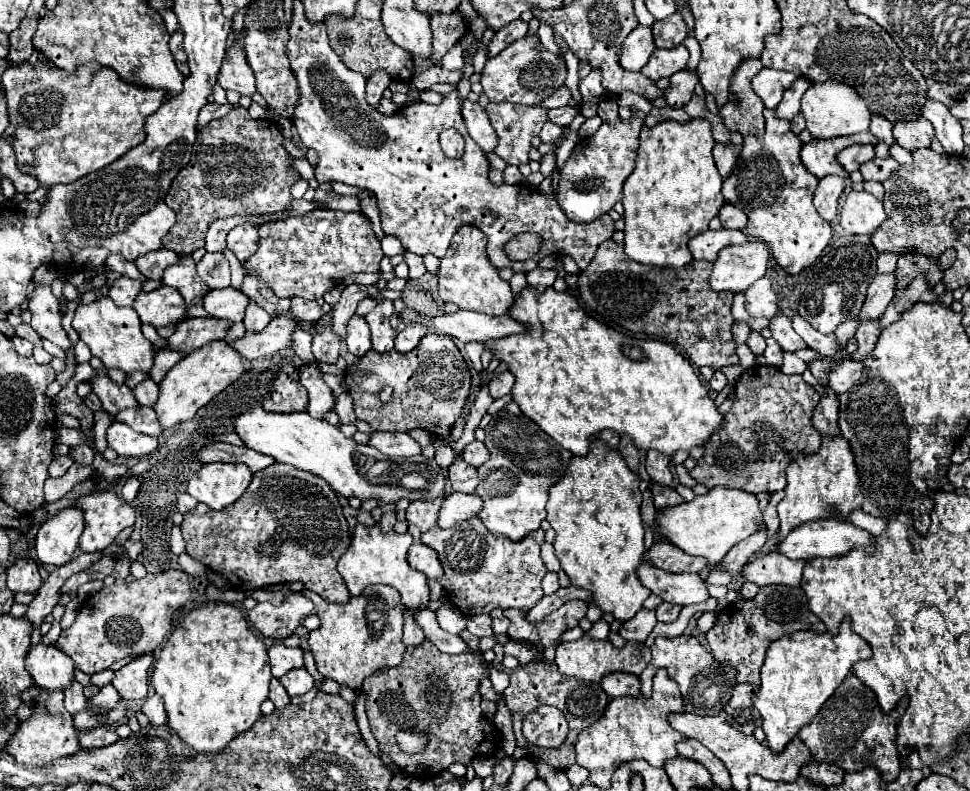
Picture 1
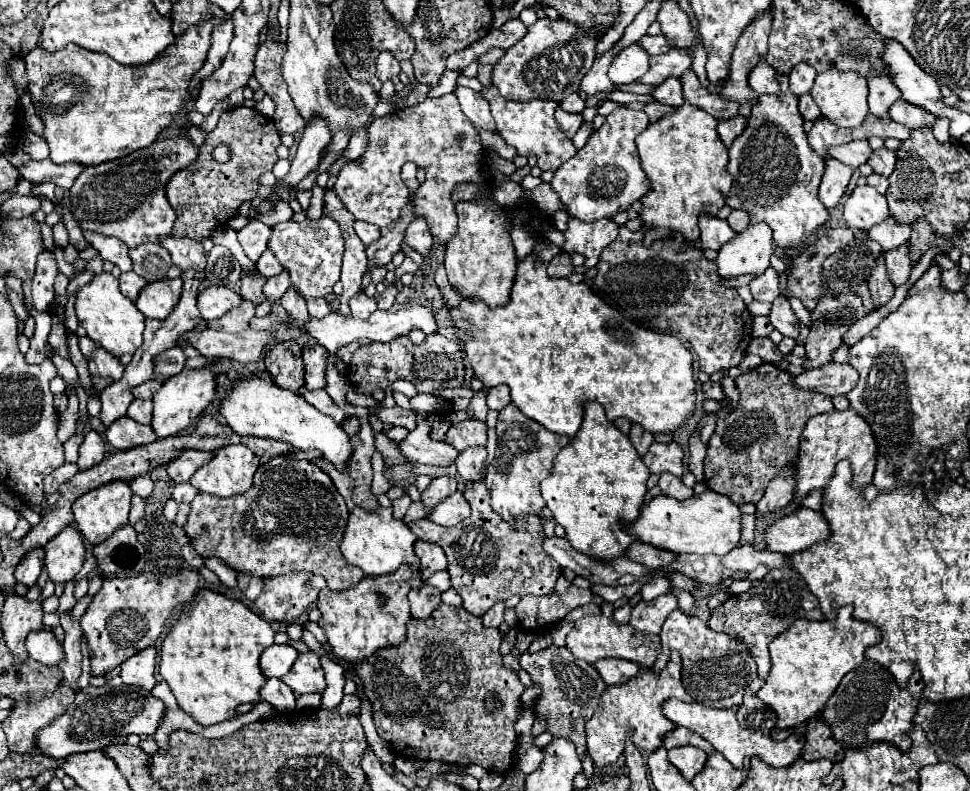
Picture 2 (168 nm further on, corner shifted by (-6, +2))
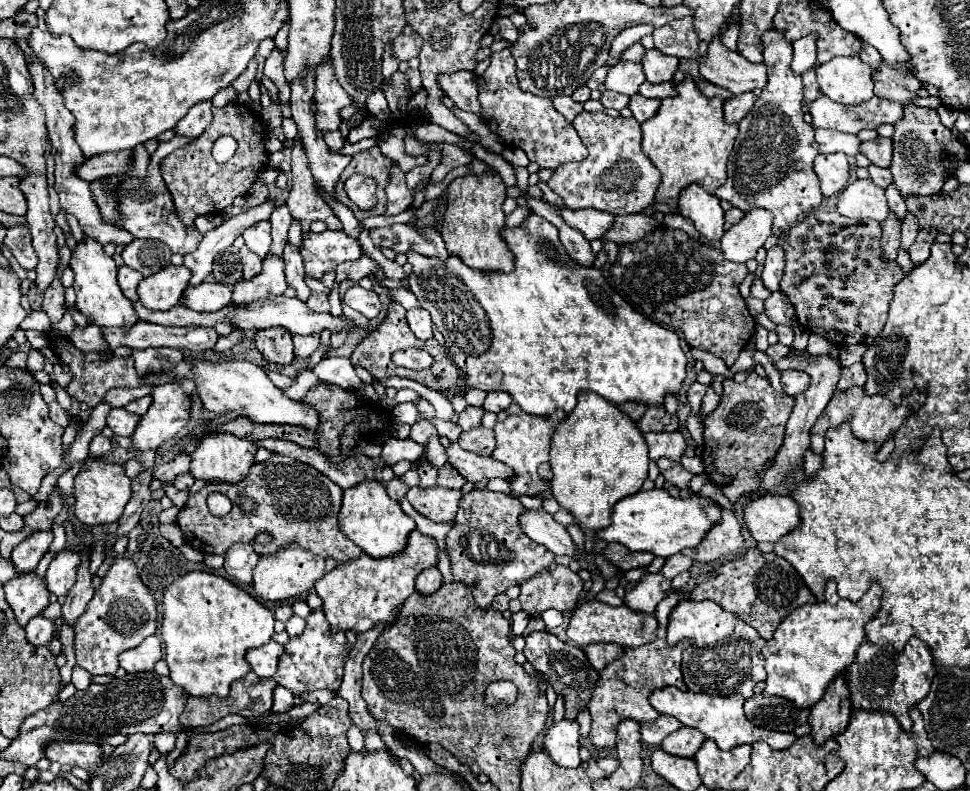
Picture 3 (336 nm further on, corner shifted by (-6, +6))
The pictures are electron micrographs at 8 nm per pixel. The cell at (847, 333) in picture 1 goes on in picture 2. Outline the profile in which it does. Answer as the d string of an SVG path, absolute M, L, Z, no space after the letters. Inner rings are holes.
M900 245L894 251L888 251L884 259L886 259L886 269L888 269L888 277L892 285L900 287L902 283L906 283L912 269L912 263L908 257L908 245Z

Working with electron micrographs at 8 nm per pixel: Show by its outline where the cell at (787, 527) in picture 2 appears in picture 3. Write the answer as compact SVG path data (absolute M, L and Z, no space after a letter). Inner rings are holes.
M764 493L748 501L748 505L744 507L744 521L750 535L758 543L776 543L782 535L798 527L800 509L788 495Z

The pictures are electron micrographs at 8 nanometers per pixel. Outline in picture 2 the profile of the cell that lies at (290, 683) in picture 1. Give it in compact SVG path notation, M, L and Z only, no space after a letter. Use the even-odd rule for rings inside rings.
M316 653L300 655L292 669L282 677L282 681L298 695L302 693L322 693L324 691L324 669Z

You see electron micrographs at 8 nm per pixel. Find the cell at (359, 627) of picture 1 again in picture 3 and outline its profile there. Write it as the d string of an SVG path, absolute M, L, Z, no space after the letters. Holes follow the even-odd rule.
M412 531L408 535L408 545L404 551L374 559L362 553L358 559L350 559L346 563L336 565L332 571L322 575L314 589L324 601L324 613L328 623L336 627L336 631L368 631L378 621L392 621L394 609L402 605L414 593L414 579L422 569L434 567L438 563L438 545L432 537L422 535L420 531Z

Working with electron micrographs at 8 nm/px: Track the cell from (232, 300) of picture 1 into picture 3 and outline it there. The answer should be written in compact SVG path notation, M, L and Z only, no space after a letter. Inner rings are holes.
M202 281L200 285L188 285L182 299L188 309L212 313L230 303L232 291L218 281Z

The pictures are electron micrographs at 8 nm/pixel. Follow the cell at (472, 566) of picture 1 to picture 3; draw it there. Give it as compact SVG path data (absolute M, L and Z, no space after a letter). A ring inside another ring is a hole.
M474 489L472 493L468 493L460 499L458 517L468 517L468 521L464 525L456 523L448 531L446 547L448 547L448 555L452 561L454 579L462 581L470 587L470 591L480 607L488 607L498 593L506 593L508 587L520 585L524 579L540 573L544 567L550 567L554 561L554 555L544 545L532 543L532 539L522 535L520 525L518 525L518 517L522 511L524 511L524 505L516 497L508 497L504 493L494 493L490 489Z

